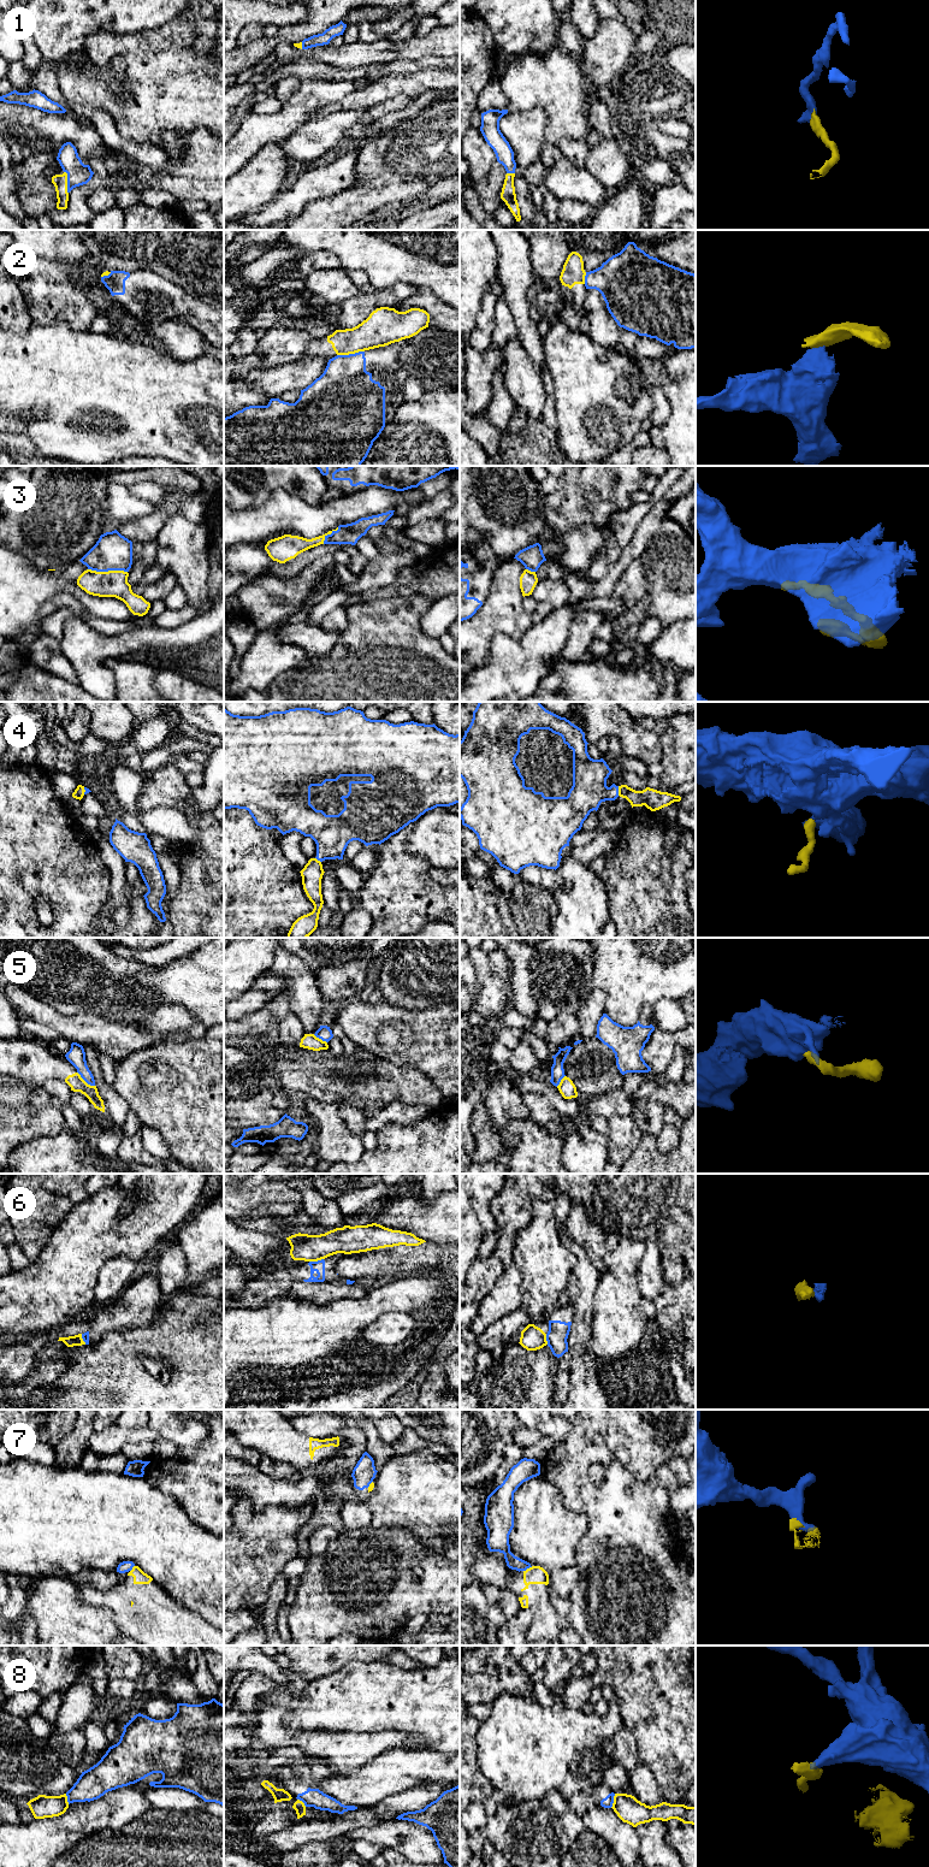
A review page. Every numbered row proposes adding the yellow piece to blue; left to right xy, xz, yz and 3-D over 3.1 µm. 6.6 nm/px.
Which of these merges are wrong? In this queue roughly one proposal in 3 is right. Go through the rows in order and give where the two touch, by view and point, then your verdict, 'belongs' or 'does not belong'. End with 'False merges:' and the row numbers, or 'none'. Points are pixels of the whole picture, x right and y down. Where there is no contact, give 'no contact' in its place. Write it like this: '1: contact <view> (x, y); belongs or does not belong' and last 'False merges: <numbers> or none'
1: contact xy (67, 182); belongs
2: contact xz (350, 354); does not belong
3: contact xy (107, 571); belongs
4: contact yz (617, 791); belongs
5: contact xy (86, 1081); does not belong
6: contact xz (315, 1262); does not belong
7: contact yz (527, 1567); does not belong
8: contact yz (613, 1801); does not belong
False merges: 2, 5, 6, 7, 8

